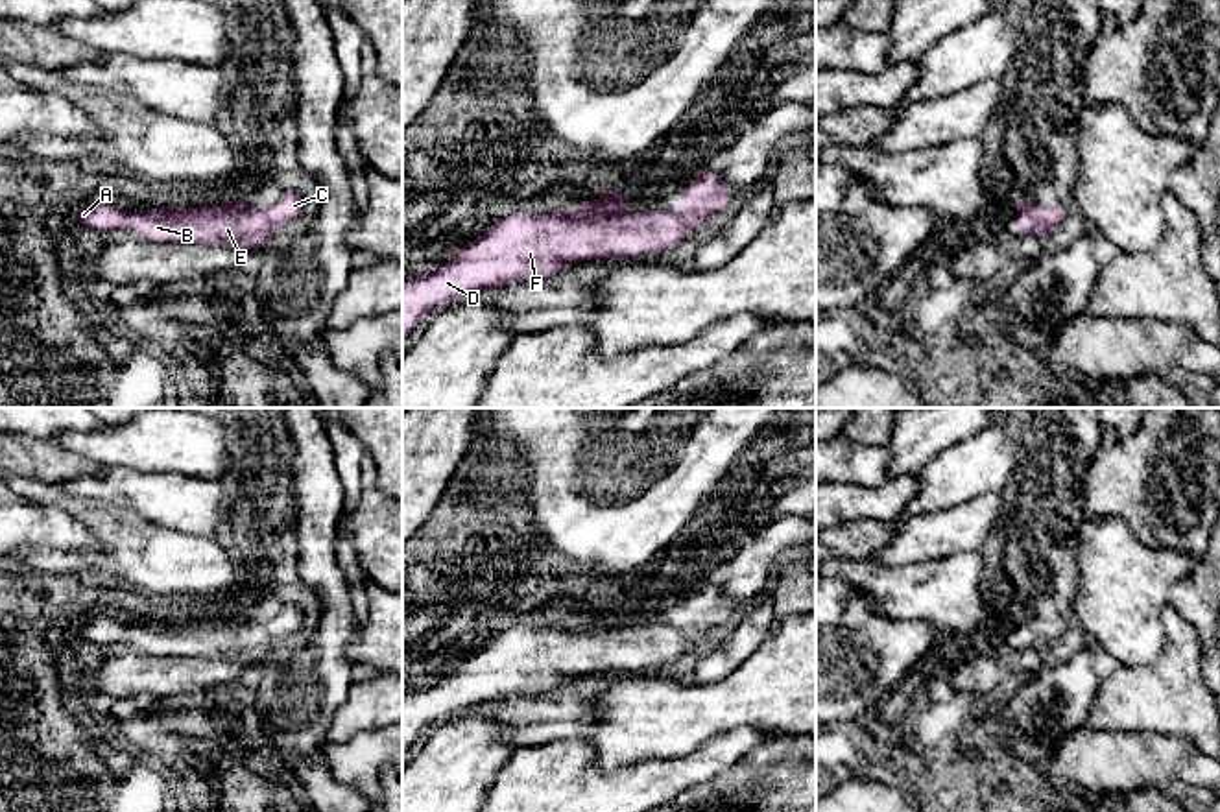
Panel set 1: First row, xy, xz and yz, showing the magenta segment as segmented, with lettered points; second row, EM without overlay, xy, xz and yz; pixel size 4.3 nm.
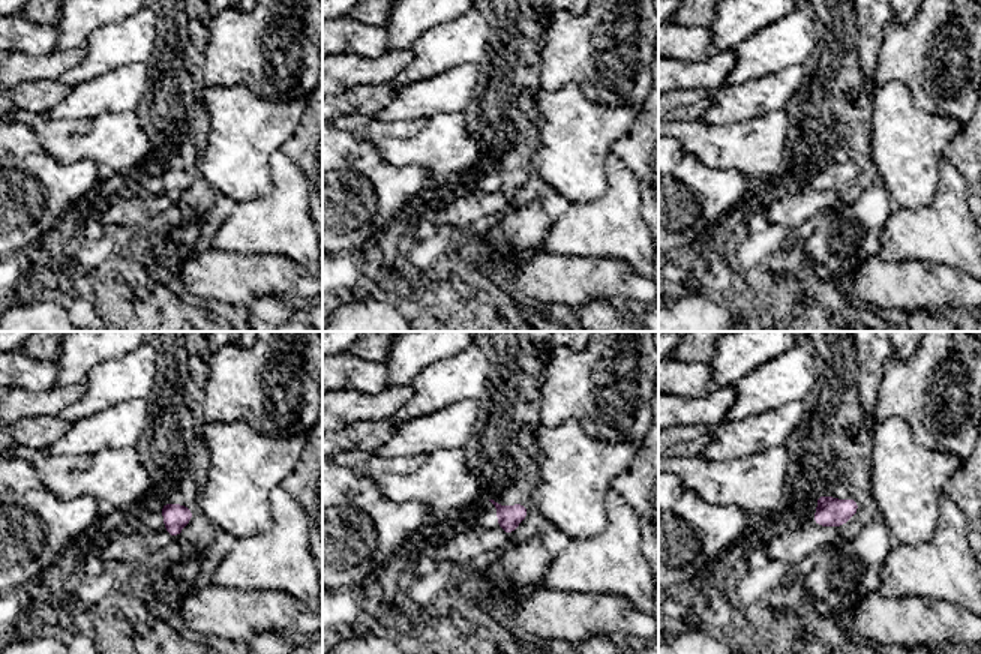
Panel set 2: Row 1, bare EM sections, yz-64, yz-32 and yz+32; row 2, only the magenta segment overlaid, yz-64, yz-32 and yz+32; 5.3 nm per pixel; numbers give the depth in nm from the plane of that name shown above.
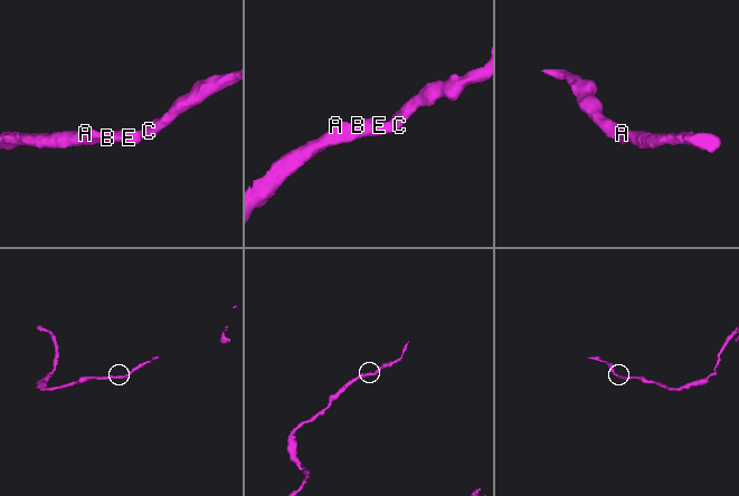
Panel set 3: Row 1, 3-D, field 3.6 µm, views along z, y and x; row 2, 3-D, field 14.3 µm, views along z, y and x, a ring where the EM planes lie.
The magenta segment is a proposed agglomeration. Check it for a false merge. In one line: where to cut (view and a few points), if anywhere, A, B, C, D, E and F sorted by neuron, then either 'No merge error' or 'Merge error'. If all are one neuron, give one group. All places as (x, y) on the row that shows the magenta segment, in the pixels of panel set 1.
No split. Groups: A B C D E F. No merge error

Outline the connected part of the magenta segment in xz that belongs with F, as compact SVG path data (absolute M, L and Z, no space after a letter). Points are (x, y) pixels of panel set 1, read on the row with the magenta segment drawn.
M718 172L694 175L677 209L629 212L629 192L611 192L554 214L511 214L469 240L437 271L402 286L402 340L437 306L482 290L557 275L565 264L594 258L637 258L679 245L736 190Z

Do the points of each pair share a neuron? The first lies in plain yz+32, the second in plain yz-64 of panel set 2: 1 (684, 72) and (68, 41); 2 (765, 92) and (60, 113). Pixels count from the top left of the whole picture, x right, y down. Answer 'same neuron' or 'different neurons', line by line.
1: different neurons
2: same neuron

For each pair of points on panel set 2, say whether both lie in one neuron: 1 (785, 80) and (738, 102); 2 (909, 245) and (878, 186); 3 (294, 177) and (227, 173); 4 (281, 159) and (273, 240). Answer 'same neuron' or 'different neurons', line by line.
1: same neuron
2: different neurons
3: different neurons
4: same neuron

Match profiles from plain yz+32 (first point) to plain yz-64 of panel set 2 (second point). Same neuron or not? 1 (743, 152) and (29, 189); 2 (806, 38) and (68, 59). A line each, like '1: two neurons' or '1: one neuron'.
1: two neurons
2: two neurons

